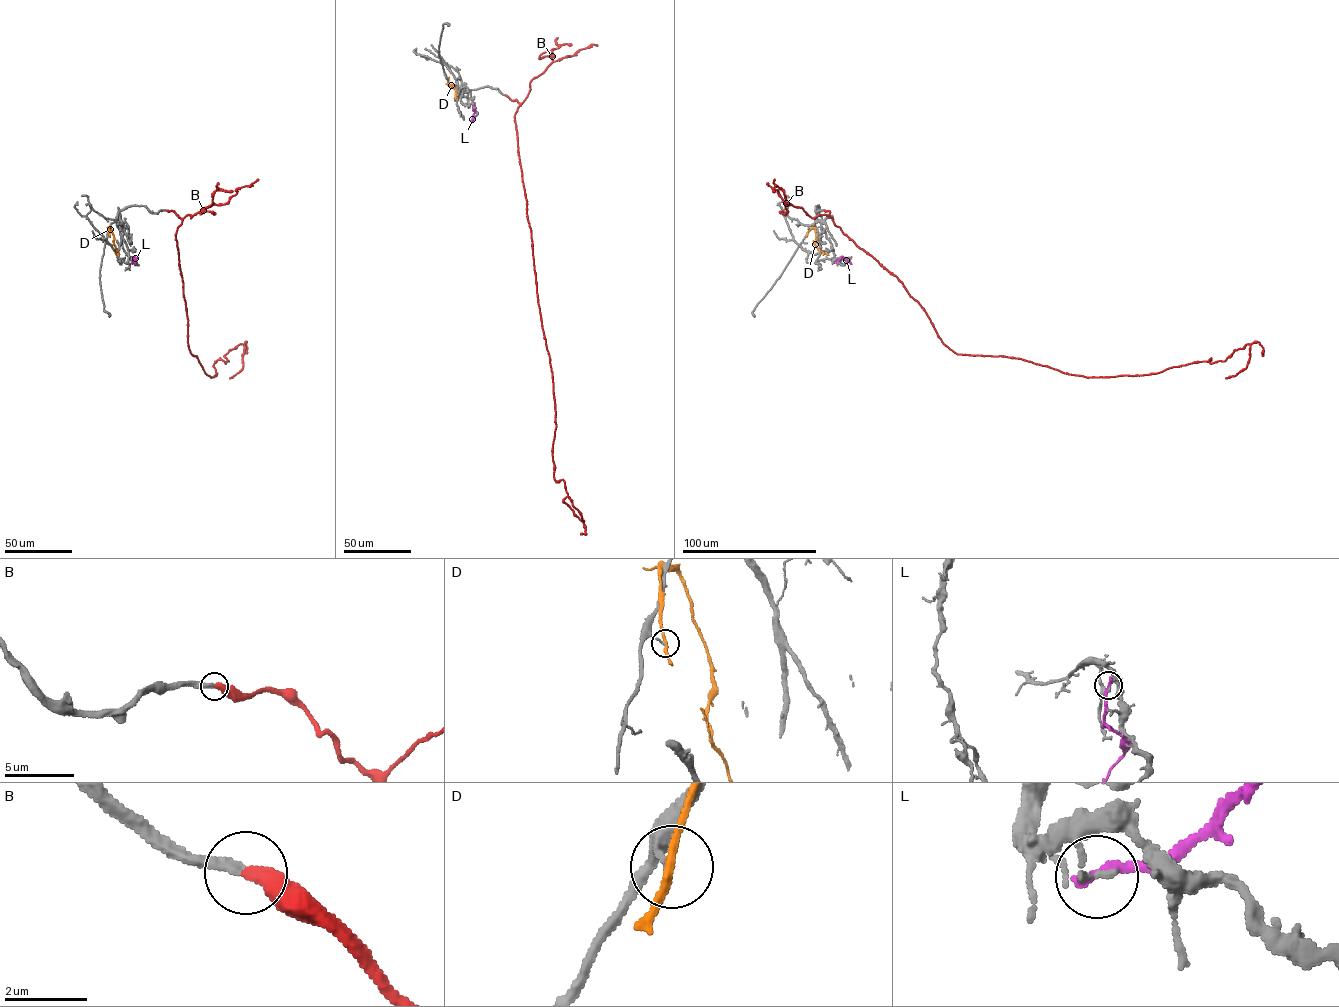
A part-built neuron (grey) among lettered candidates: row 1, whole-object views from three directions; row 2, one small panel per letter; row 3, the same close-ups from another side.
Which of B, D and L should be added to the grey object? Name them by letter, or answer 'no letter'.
B

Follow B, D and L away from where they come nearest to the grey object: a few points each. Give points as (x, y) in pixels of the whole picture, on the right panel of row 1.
B: (824, 210), (896, 277), (957, 354), (1111, 377), (1224, 361), (1249, 344), (1246, 367), (1225, 378)
D: (807, 234), (811, 228), (815, 228), (815, 245), (828, 255)
L: (834, 262), (841, 256), (851, 264)

